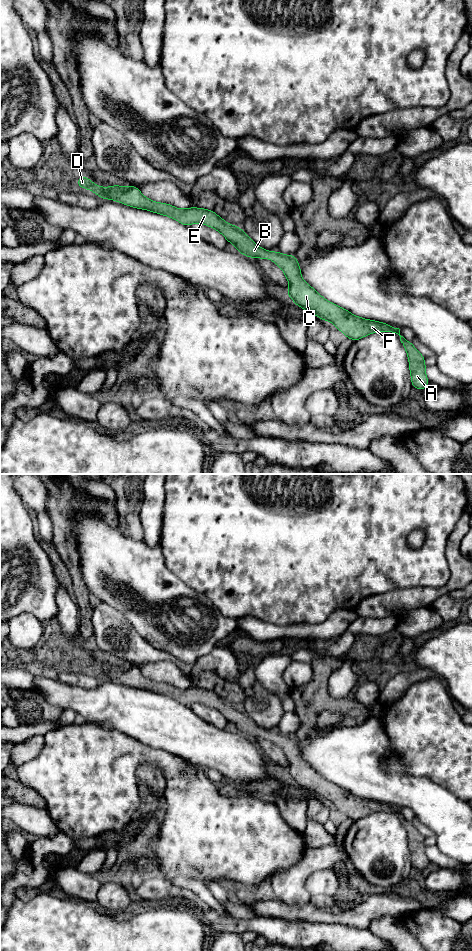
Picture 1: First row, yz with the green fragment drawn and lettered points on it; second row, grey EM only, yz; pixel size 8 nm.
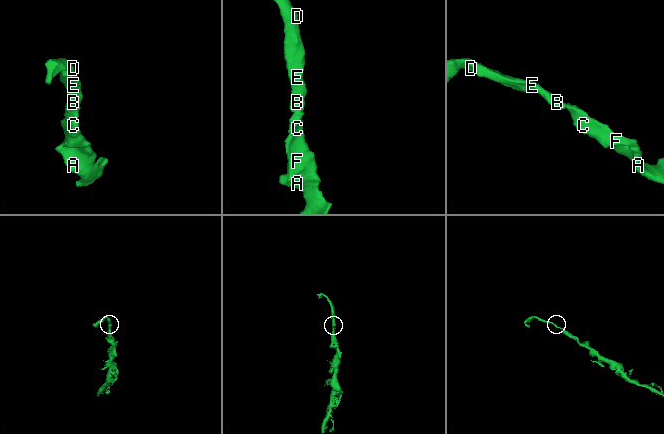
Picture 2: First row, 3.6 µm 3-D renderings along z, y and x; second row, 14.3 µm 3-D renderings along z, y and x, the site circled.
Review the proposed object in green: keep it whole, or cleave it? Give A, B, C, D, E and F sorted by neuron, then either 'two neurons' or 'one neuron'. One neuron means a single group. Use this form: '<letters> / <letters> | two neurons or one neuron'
A B C D E F | one neuron

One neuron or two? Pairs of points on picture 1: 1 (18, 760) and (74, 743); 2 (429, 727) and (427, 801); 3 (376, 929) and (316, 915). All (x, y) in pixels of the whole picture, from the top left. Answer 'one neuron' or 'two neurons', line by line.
1: two neurons
2: two neurons
3: two neurons

